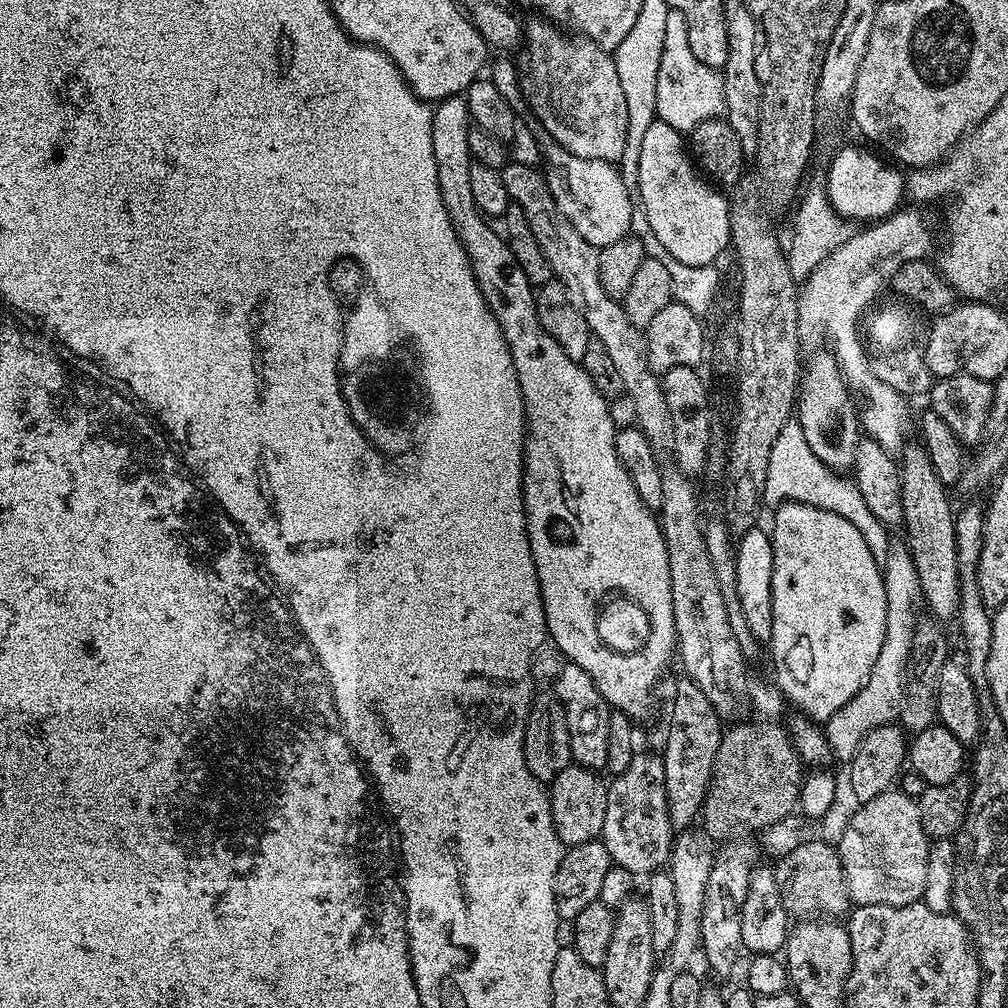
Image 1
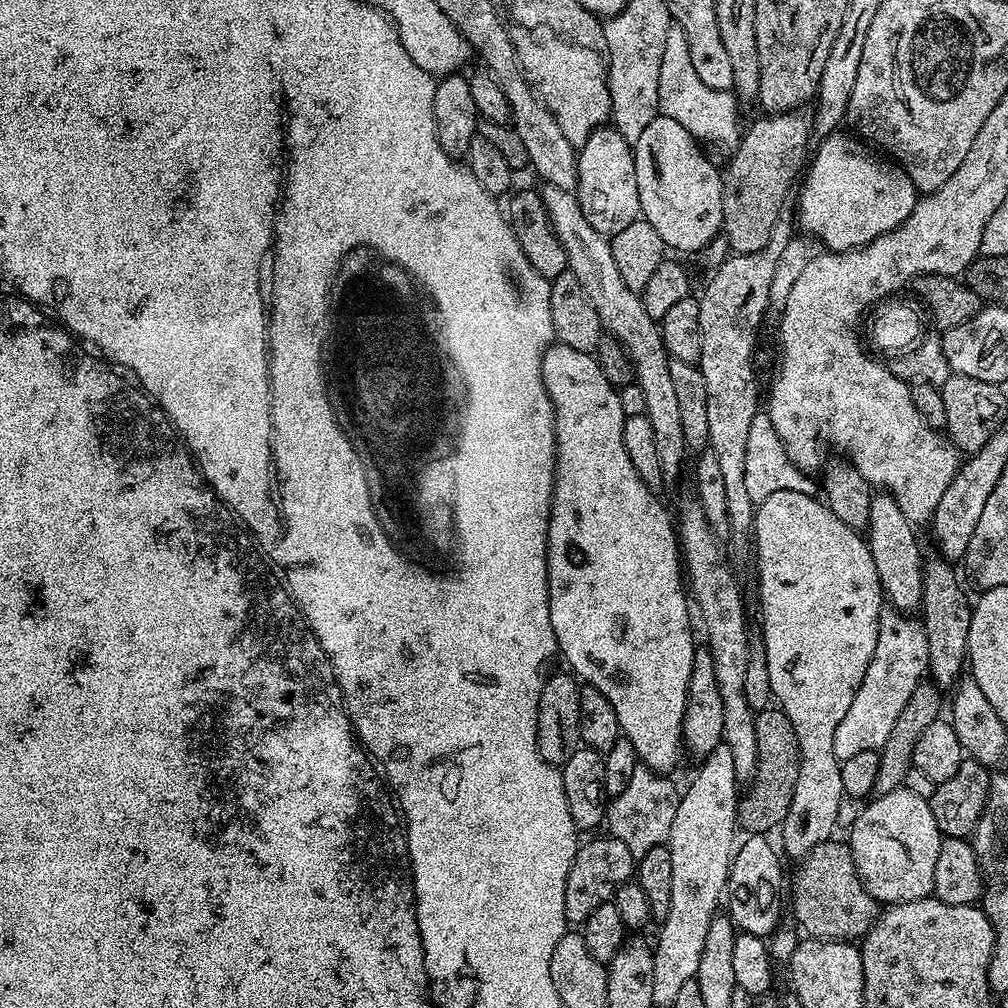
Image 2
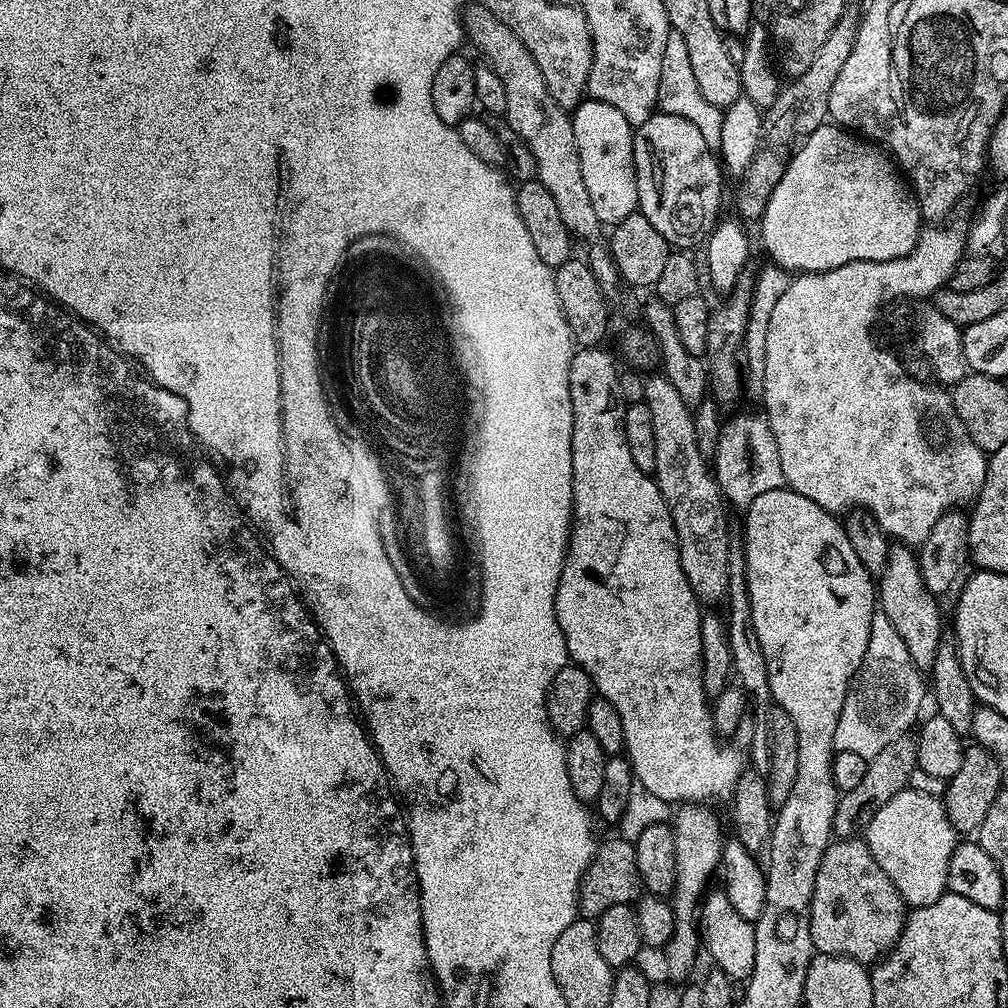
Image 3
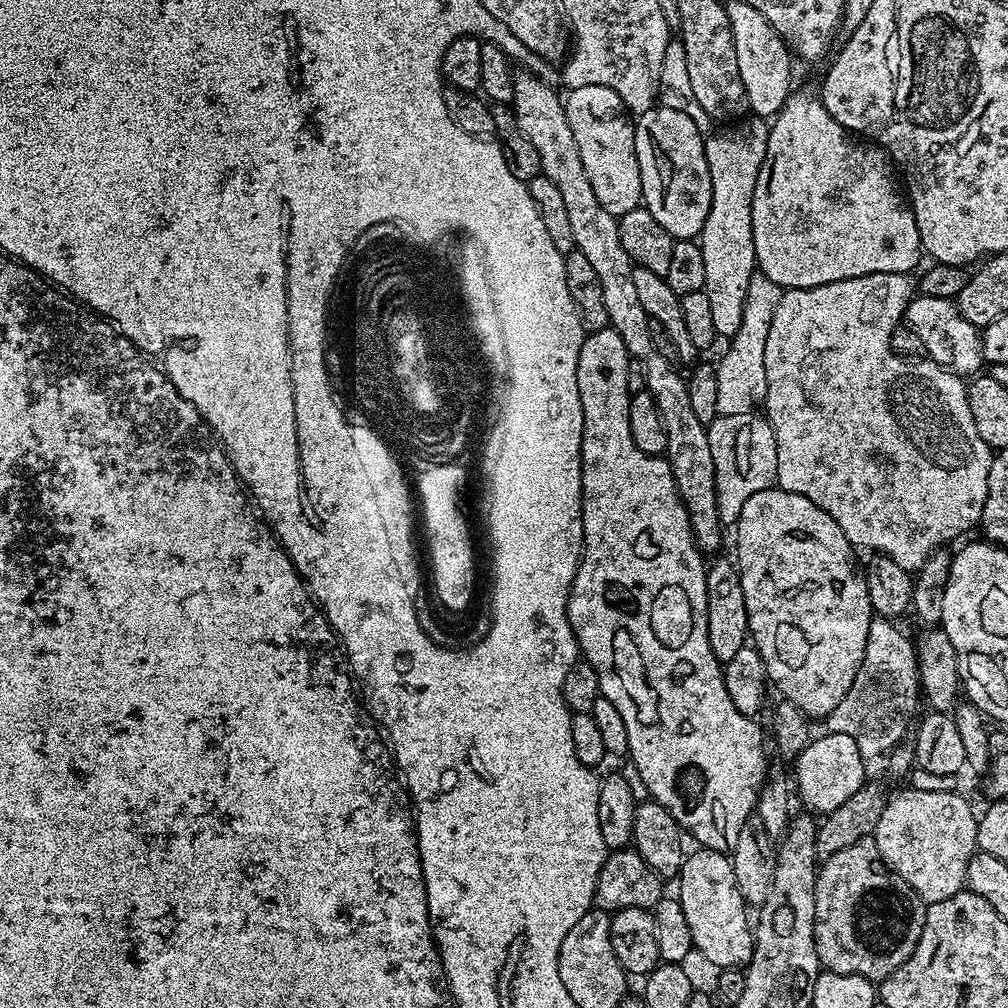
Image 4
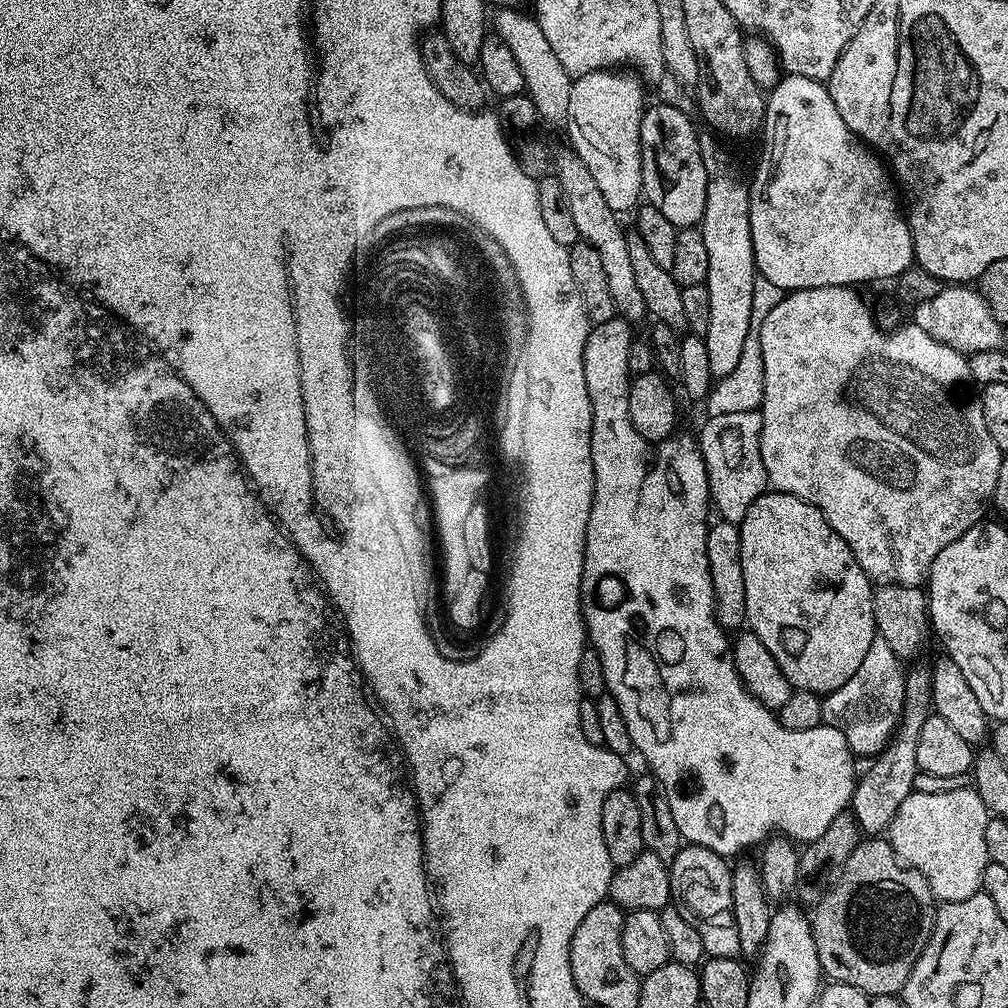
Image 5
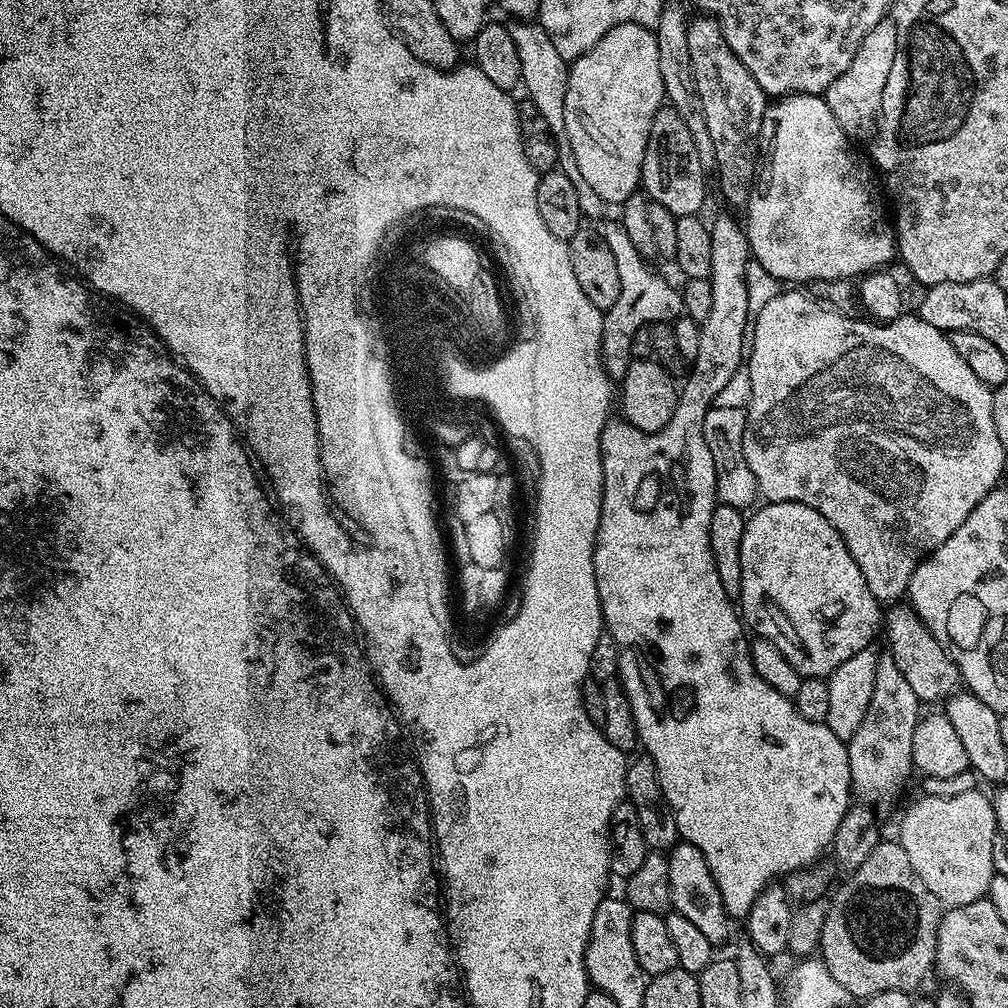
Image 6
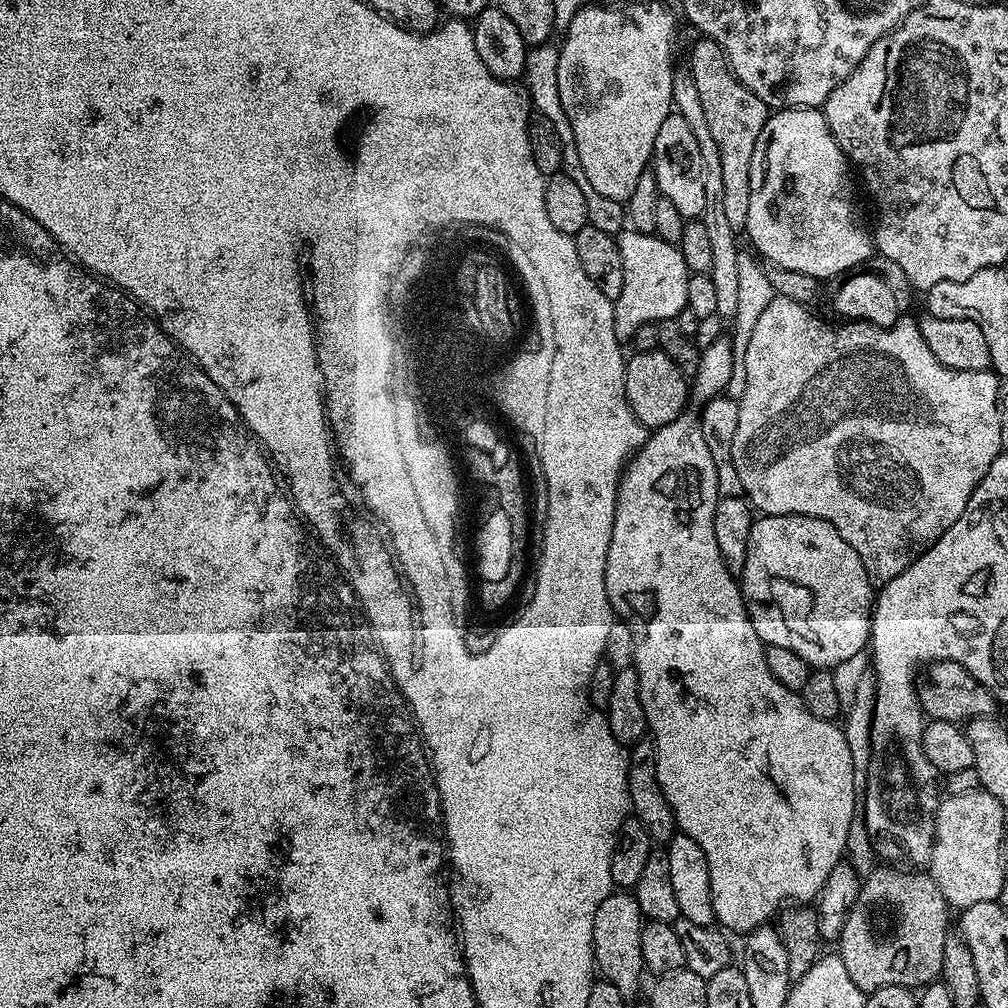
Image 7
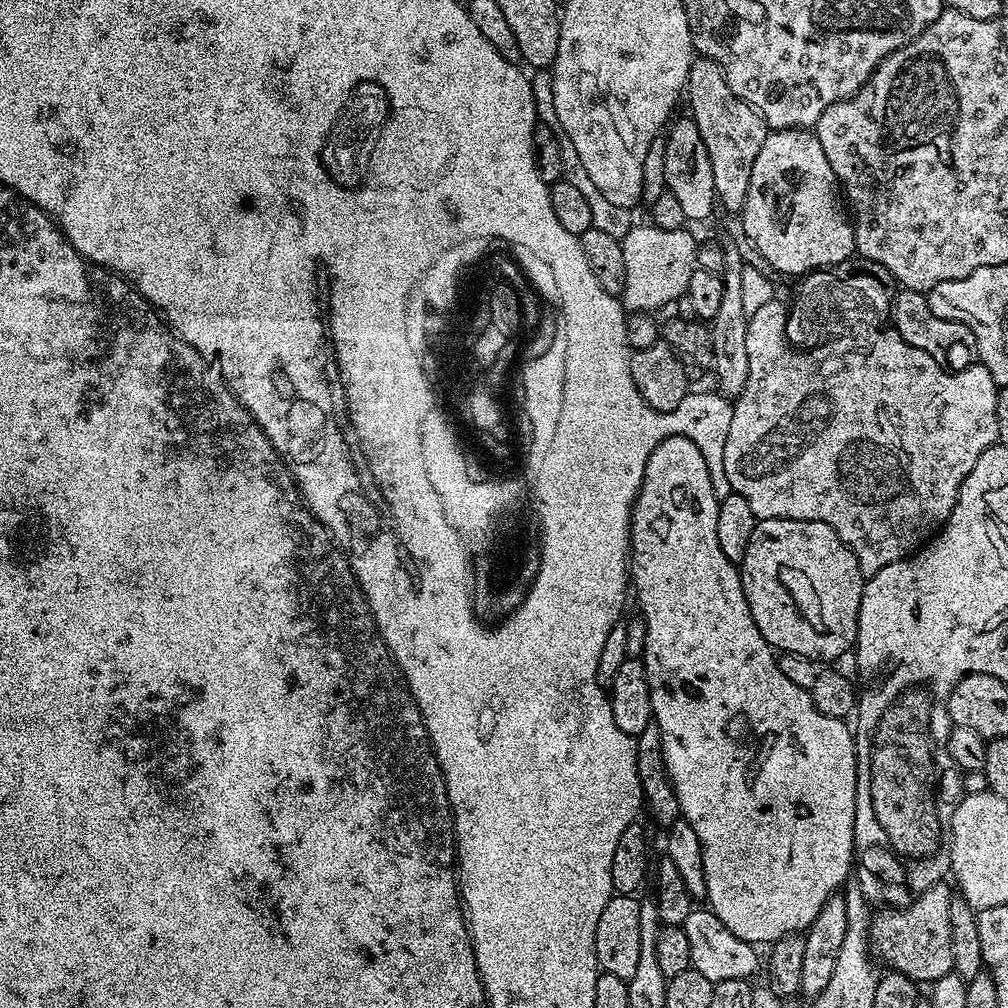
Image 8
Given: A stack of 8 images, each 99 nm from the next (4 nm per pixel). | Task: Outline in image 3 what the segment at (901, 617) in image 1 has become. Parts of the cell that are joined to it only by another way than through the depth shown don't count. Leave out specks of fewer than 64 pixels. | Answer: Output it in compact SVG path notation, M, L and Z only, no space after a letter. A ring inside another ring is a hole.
M875 612L870 626L868 652L848 687L838 727L834 730L836 752L858 754L869 761L878 754L878 750L890 746L890 742L905 735L909 731L908 727L917 723L916 715L924 704L926 680L920 676L923 676L921 669L910 658L910 650L906 650L902 634L890 626L890 618L886 618L884 612Z

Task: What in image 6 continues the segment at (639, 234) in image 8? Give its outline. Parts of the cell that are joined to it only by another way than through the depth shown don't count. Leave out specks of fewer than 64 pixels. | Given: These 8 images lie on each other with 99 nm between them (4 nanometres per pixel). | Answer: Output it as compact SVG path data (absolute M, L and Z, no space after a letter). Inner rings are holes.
M610 218L603 221L602 234L606 238L606 246L614 250L614 262L620 268L620 293L618 302L604 312L604 325L602 326L602 350L604 368L613 381L623 380L630 361L633 359L632 343L634 334L638 330L661 322L672 322L681 315L680 302L681 289L676 288L664 276L659 276L654 269L648 268L649 261L638 250L634 250L634 242L620 225L619 219Z

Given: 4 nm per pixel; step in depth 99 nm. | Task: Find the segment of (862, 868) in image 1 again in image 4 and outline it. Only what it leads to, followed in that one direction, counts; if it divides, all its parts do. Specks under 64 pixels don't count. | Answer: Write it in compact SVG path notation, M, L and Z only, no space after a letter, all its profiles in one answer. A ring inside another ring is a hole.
M905 787L896 797L889 799L882 810L882 818L878 818L874 839L880 856L895 875L905 880L924 900L925 905L942 902L946 898L954 898L954 894L965 891L966 866L970 858L978 850L976 847L977 813L972 813L968 800L960 796L959 791L935 792L934 790L914 790Z

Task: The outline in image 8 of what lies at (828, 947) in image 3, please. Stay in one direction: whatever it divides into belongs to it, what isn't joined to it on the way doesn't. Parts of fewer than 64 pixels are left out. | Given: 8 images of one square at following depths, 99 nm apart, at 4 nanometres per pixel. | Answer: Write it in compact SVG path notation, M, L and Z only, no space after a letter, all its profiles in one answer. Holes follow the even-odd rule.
M947 883L935 884L933 888L926 889L922 895L917 896L907 908L895 910L880 910L871 917L868 925L868 943L875 959L881 965L887 966L891 971L901 972L917 982L931 982L942 978L946 973L953 971L952 955L950 954L950 902L954 895L953 889L947 888Z

